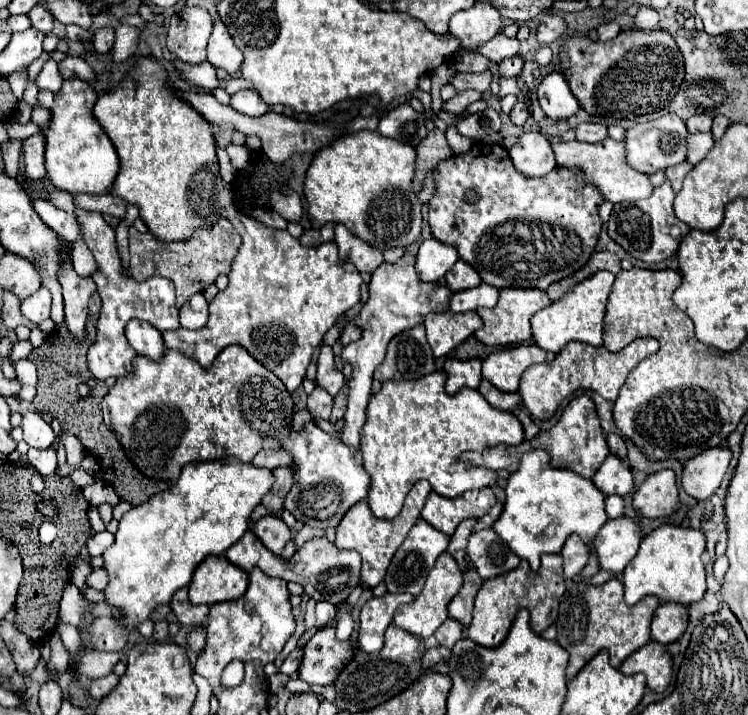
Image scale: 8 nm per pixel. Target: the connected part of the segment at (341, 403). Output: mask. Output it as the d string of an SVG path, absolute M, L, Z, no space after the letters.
M343 387L337 395L335 395L335 403L333 403L333 413L331 413L331 421L335 423L337 419L341 419L345 415L347 409L347 387Z

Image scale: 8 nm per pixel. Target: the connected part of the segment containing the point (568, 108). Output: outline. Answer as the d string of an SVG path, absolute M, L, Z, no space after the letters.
M561 71L549 73L541 81L537 95L539 95L539 105L545 111L545 115L555 121L569 119L579 111L579 101L567 87L567 81L563 79Z

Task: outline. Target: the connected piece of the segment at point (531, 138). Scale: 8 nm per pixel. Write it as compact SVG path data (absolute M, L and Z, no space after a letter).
M523 133L509 149L509 155L527 177L543 177L557 165L551 143L541 133Z

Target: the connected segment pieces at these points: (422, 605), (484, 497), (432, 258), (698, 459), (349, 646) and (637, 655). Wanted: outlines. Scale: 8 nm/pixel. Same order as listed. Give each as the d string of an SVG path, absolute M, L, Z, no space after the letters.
M447 553L439 555L435 567L433 567L433 569L429 571L429 575L427 575L427 581L425 581L423 591L421 591L411 603L407 603L407 605L403 605L403 607L397 609L397 613L395 613L395 617L393 617L393 623L395 623L397 627L401 627L401 629L413 633L413 635L423 637L423 639L425 639L425 637L431 637L431 635L437 631L437 627L449 617L447 605L449 605L449 601L457 595L457 591L461 589L461 583L463 583L463 579L461 579L461 569L459 569L459 565L455 563L455 559L453 559L451 555L447 555Z
M491 487L467 491L467 493L463 493L463 497L457 497L457 499L447 499L447 497L441 497L435 491L431 491L431 495L421 511L421 517L429 525L433 525L437 531L451 537L463 519L469 519L469 517L479 519L495 503L497 503L497 499L495 499L495 493L491 491Z
M431 237L421 243L415 269L423 281L439 281L457 261L459 253L455 247Z
M727 447L703 449L699 455L691 457L683 467L683 479L681 479L685 493L695 497L697 501L709 499L721 485L729 461L731 461L731 449Z
M335 627L319 629L305 645L305 657L299 667L299 677L309 685L331 685L341 669L353 659L357 633L347 641L335 637Z
M649 641L643 649L635 651L623 661L621 671L625 675L643 673L647 677L647 687L657 693L663 693L671 683L671 673L673 673L671 667L673 667L673 657L669 649L657 641Z

